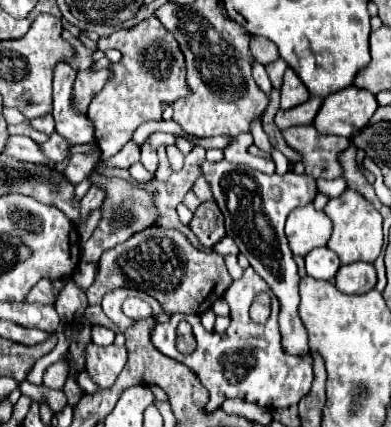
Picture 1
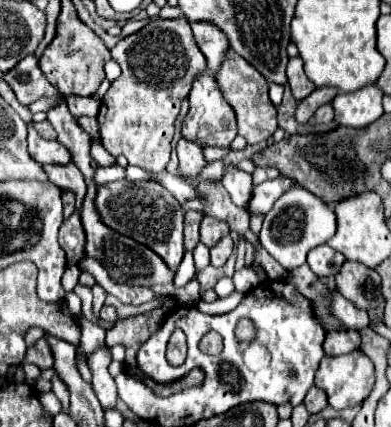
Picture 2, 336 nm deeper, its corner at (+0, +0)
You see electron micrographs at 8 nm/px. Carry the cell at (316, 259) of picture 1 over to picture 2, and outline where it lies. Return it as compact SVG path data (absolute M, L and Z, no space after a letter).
M319 245L315 249L309 251L309 257L307 257L307 263L311 267L311 271L317 275L317 277L329 277L329 275L335 275L341 265L343 265L345 257L331 249L329 245Z

